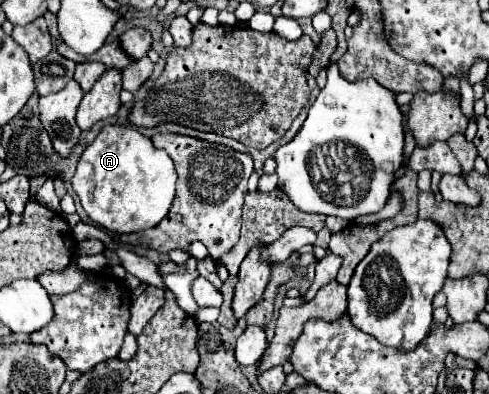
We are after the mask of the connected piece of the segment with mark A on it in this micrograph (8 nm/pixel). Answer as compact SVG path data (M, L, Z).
M105 125L101 133L95 137L95 141L87 145L85 151L81 153L71 185L93 223L113 233L137 233L155 227L169 213L169 207L175 197L175 181L177 181L177 171L167 151L157 149L149 137L141 135L133 127Z

